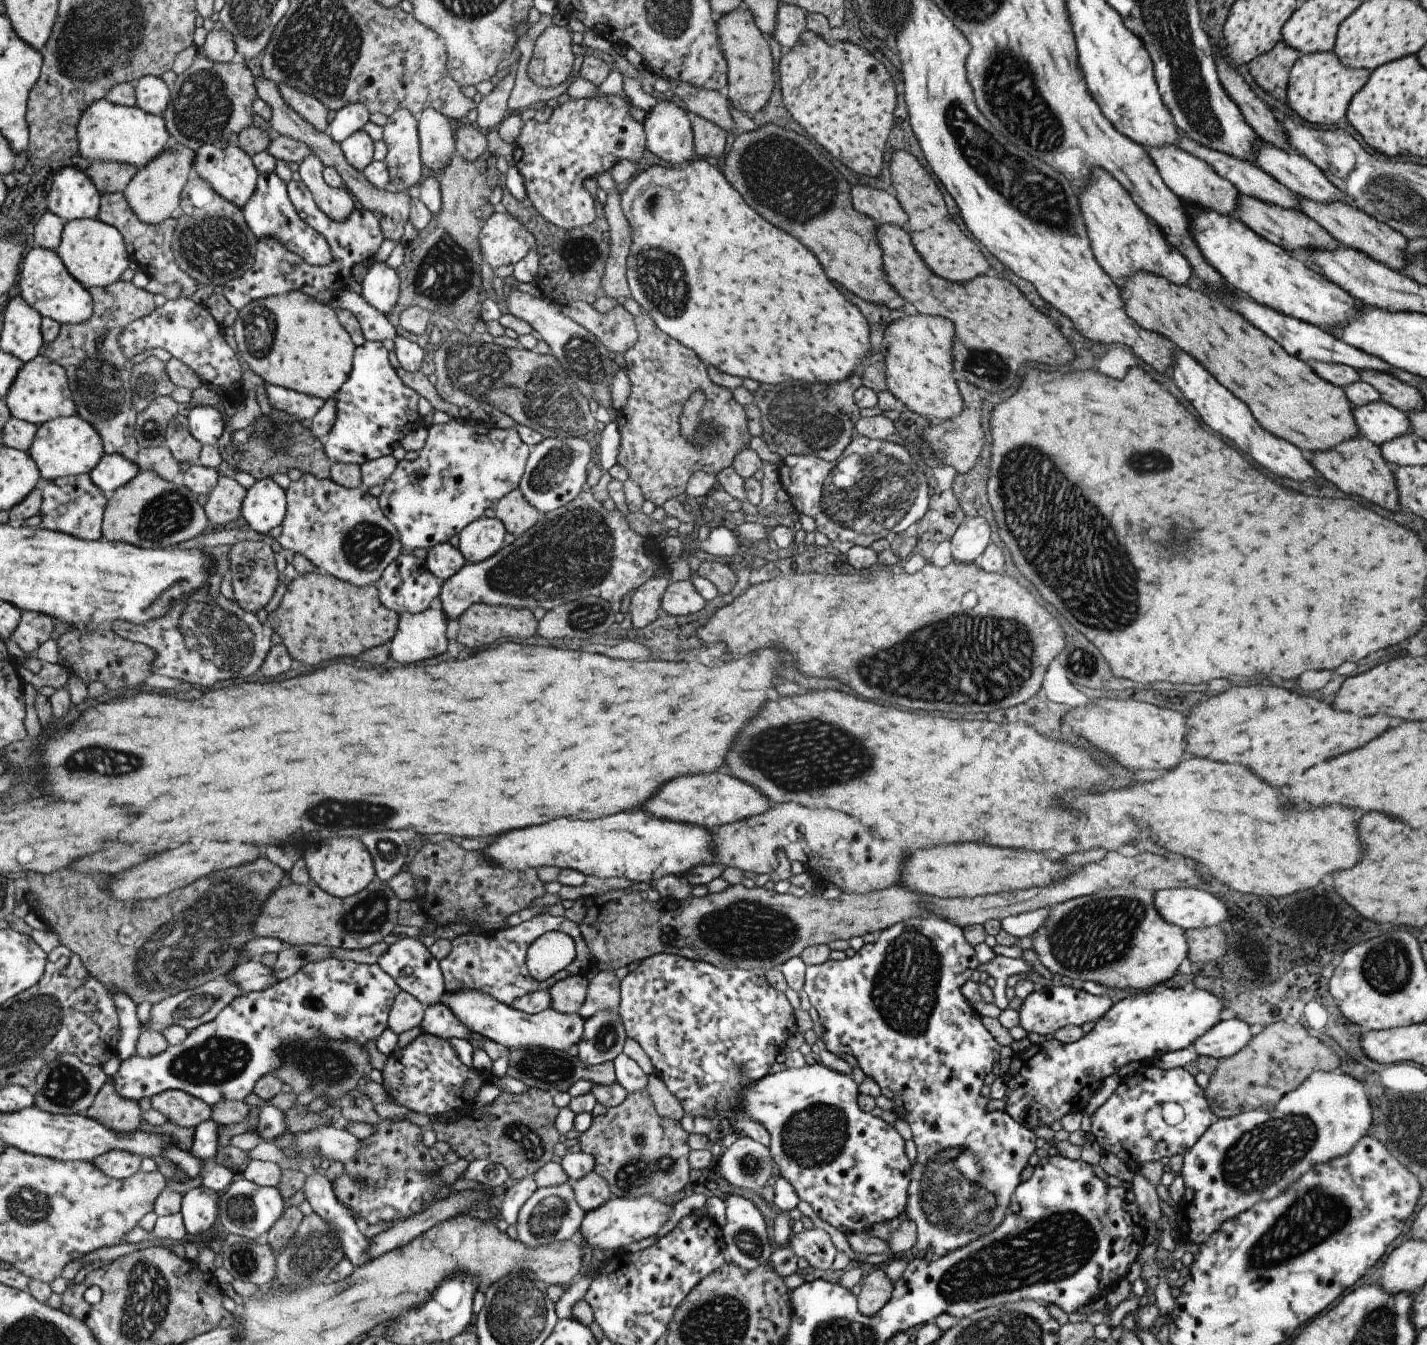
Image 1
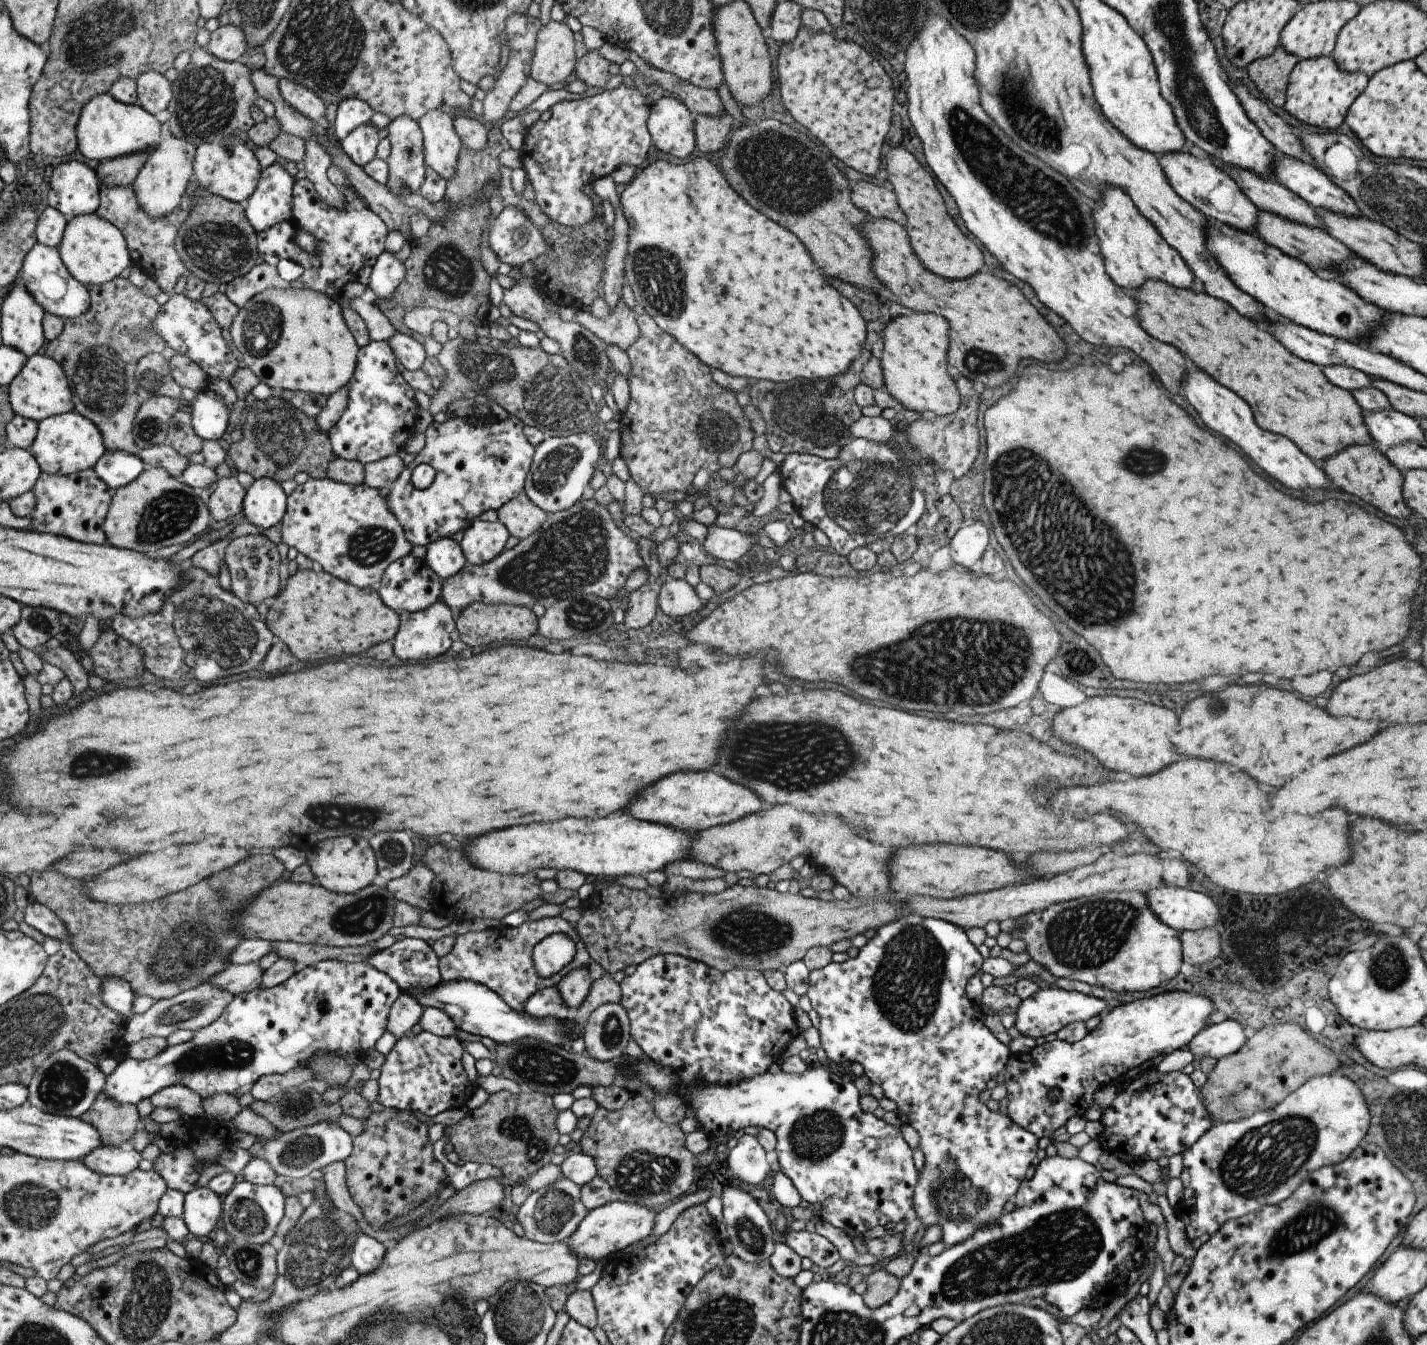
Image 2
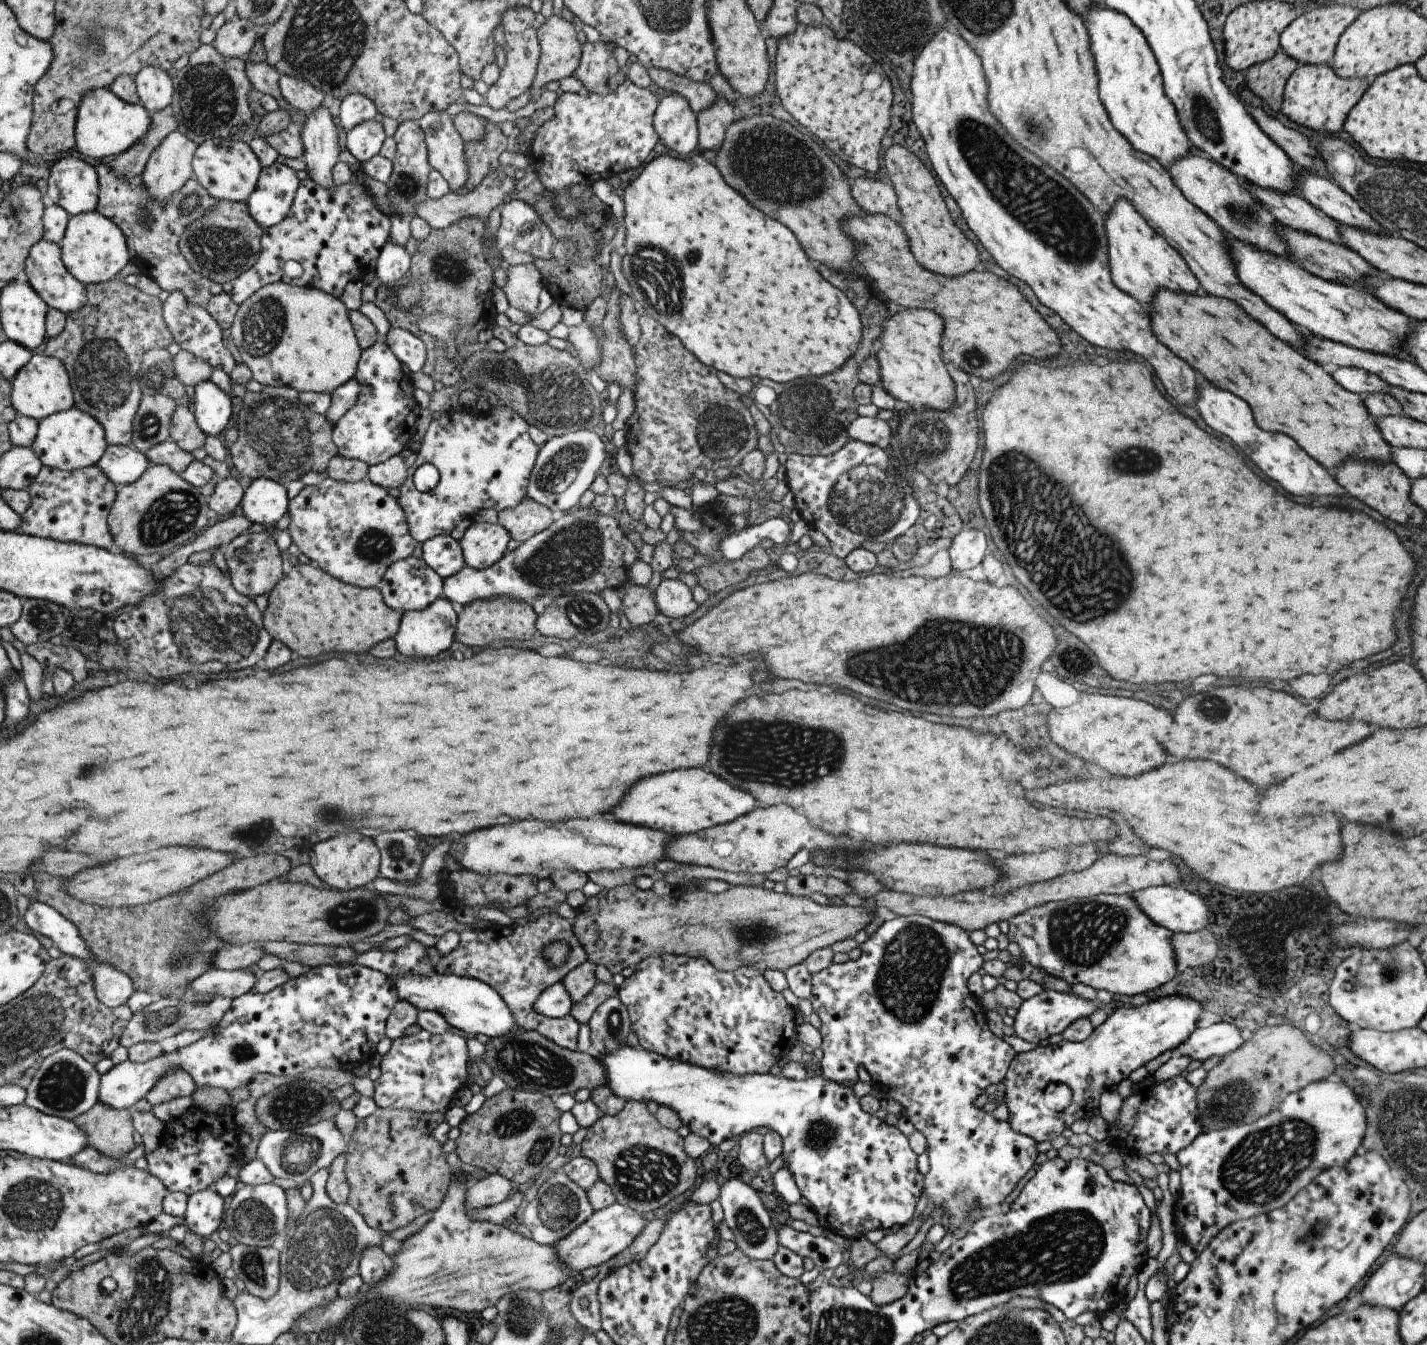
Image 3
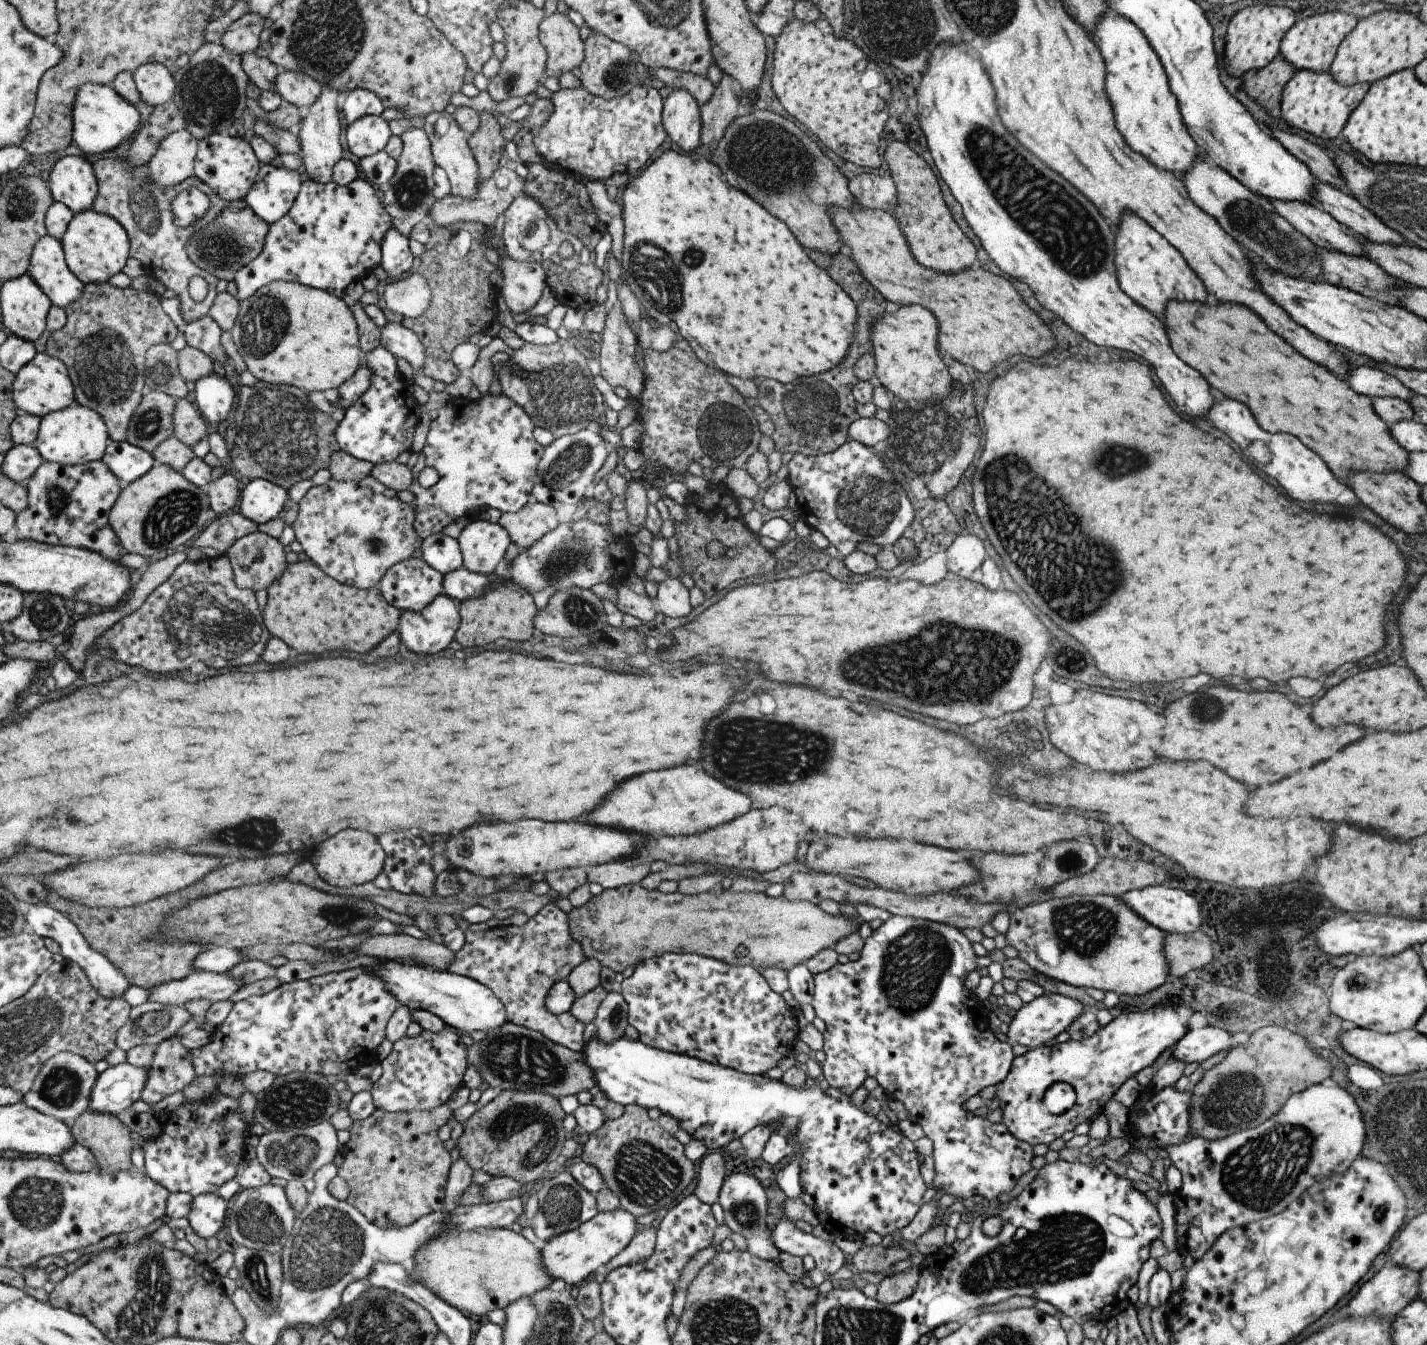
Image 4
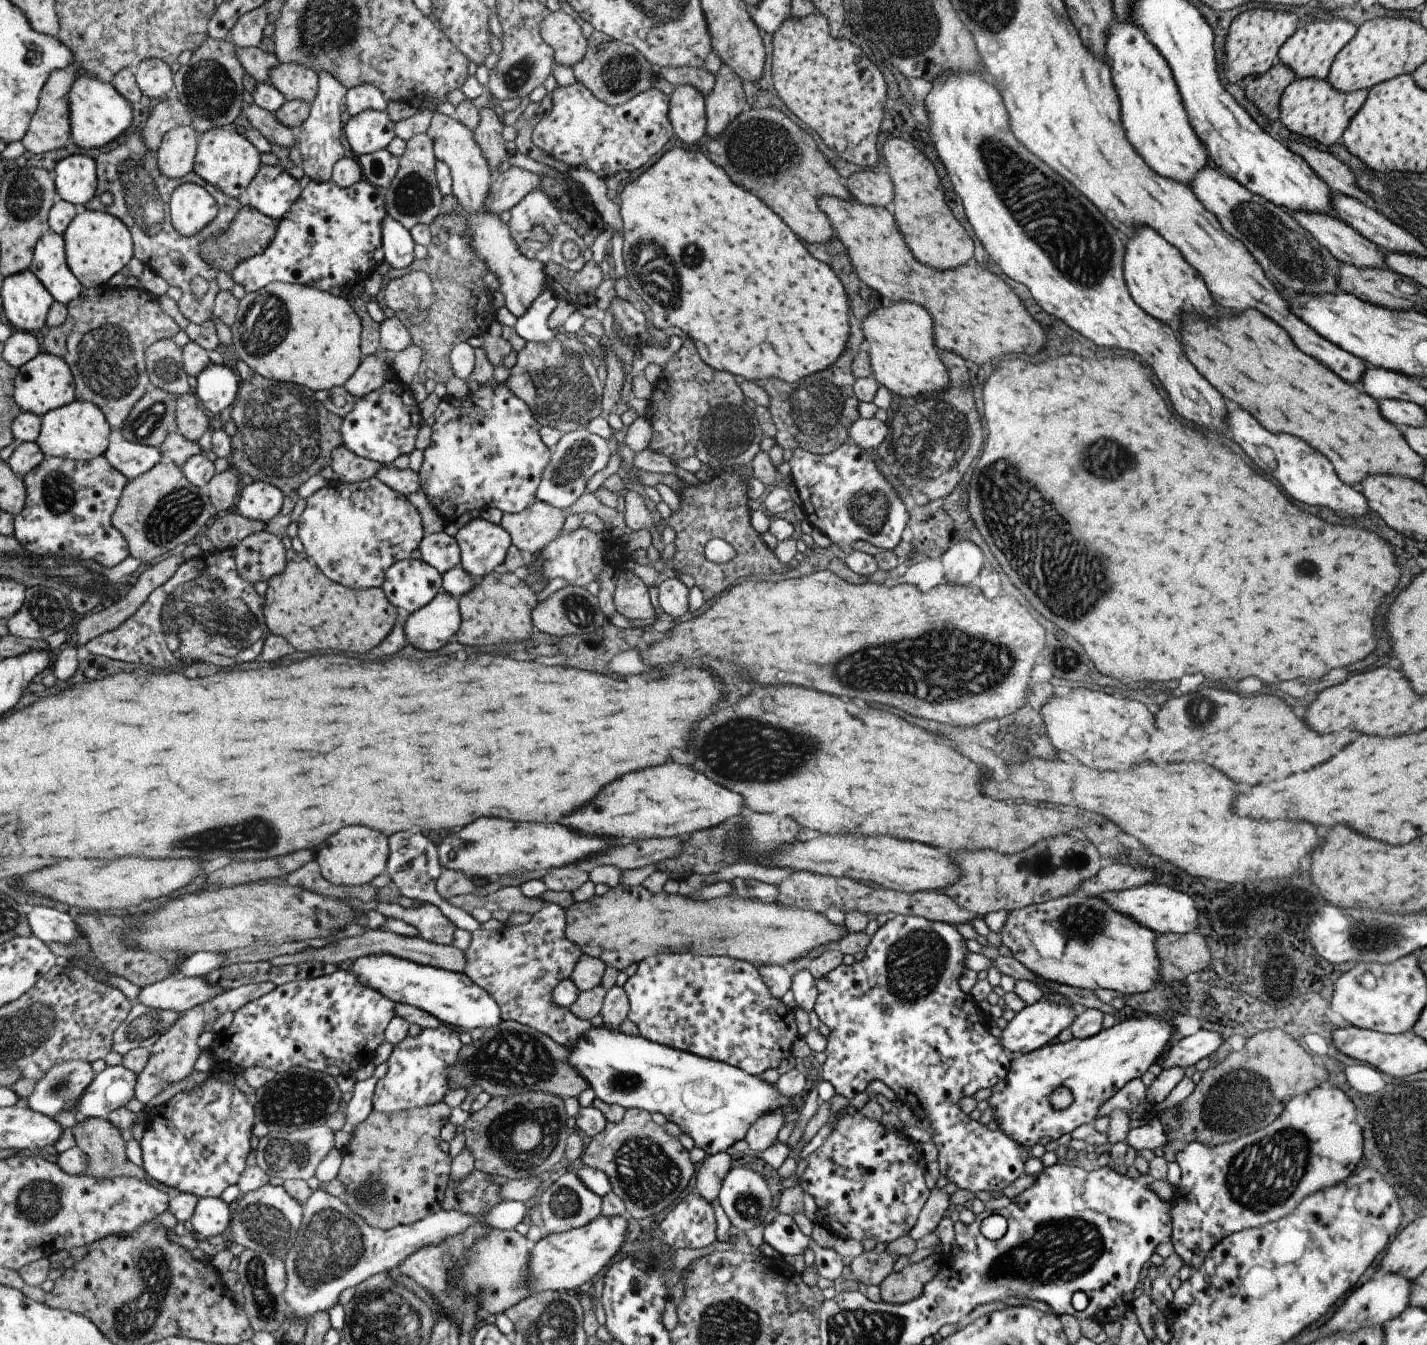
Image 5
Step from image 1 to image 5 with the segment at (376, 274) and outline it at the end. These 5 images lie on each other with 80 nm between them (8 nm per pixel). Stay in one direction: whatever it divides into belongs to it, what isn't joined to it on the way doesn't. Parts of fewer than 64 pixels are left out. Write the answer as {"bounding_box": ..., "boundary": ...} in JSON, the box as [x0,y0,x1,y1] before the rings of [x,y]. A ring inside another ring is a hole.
{"bounding_box":[382,214,415,268],"boundary":[[[385,214],[382,218],[382,249],[391,268],[405,268],[415,262],[413,258],[413,240],[409,231],[399,222]]]}

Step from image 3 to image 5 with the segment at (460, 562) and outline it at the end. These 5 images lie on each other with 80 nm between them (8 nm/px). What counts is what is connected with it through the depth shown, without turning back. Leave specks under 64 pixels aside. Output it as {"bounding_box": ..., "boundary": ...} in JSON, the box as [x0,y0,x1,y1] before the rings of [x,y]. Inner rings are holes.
{"bounding_box":[419,531,460,574],"boundary":[[[443,531],[428,534],[419,544],[420,560],[443,574],[460,564],[458,544]]]}

